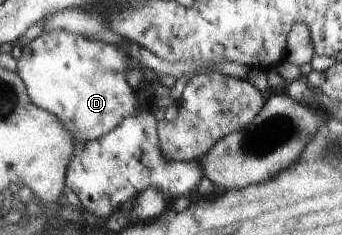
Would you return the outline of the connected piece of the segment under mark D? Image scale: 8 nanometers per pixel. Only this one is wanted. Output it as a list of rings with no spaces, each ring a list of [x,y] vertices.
[[[48,30],[22,46],[16,72],[24,80],[28,97],[38,108],[54,114],[76,145],[102,138],[124,118],[140,112],[138,93],[126,82],[130,56],[114,44],[89,40],[64,30]]]

